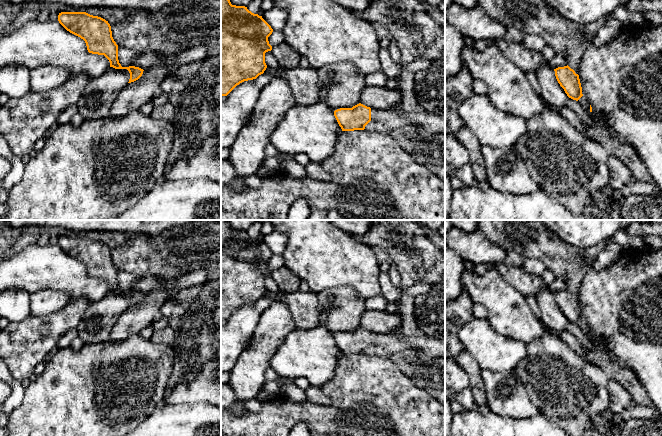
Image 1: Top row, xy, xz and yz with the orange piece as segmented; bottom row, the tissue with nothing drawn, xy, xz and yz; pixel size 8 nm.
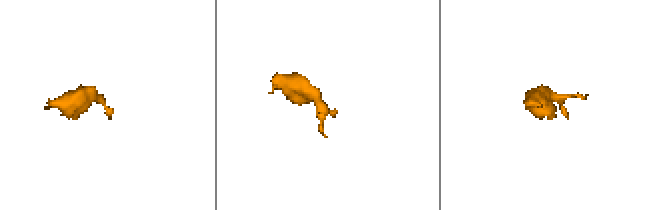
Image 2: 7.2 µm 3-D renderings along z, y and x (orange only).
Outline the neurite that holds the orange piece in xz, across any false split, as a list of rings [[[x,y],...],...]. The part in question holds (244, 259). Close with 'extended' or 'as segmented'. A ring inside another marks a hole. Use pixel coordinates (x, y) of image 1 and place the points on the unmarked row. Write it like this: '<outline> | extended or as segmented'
[[[221,220],[221,320],[227,320],[237,309],[256,303],[267,292],[265,277],[272,274],[268,261],[272,258],[271,250],[258,238],[245,230],[232,229],[228,220]]] | as segmented

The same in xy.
[[[61,236],[59,247],[70,257],[80,261],[86,267],[89,277],[104,279],[110,291],[127,293],[130,297],[128,307],[138,304],[143,293],[135,290],[122,291],[118,284],[118,269],[112,261],[111,250],[105,243],[86,236]]] | as segmented

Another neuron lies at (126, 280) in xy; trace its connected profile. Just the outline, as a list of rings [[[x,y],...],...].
[[[118,271],[118,284],[122,291],[133,290],[133,285],[141,280],[141,276],[126,271]]]

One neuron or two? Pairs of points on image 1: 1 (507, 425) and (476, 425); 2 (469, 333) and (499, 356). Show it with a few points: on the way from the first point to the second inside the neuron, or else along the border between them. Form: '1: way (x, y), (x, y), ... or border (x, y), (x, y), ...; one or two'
1: way (499, 425), (484, 425); one
2: way (476, 336), (492, 351); one

